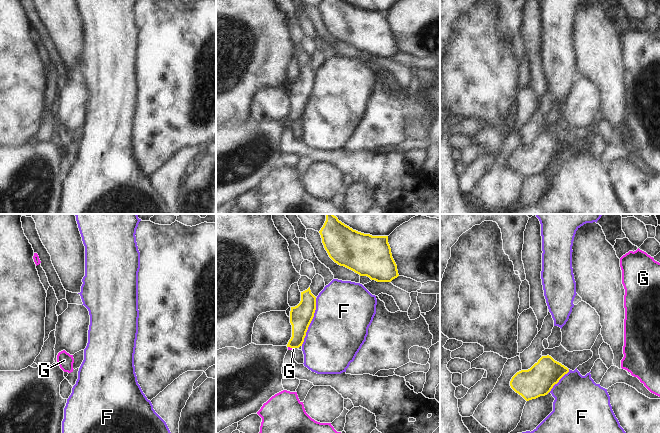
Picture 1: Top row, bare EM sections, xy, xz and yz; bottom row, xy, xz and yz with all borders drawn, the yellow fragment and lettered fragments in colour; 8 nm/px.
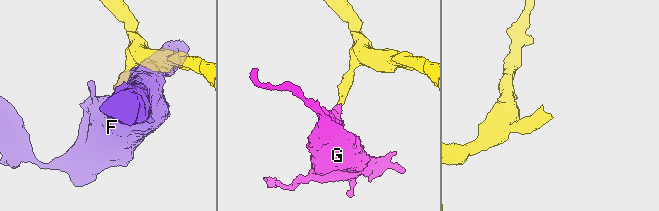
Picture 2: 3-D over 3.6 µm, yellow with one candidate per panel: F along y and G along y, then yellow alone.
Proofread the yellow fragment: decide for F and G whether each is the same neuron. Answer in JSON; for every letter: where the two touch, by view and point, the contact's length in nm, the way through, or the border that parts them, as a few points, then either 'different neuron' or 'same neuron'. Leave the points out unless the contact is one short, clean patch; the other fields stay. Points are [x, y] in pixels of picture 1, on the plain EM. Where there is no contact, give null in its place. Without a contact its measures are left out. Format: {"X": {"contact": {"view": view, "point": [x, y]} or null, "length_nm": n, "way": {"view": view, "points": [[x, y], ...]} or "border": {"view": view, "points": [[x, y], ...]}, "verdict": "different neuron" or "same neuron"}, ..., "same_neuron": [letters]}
{"F": {"contact": {"view": "xz", "point": [310, 98]}, "length_nm": 400, "verdict": "different neuron"}, "G": {"contact": {"view": "xz", "point": [291, 123]}, "length_nm": 60, "way": {"view": "xz", "points": [[300, 94], [298, 113], [291, 123], [293, 125]]}, "verdict": "same neuron"}, "same_neuron": ["G"]}

